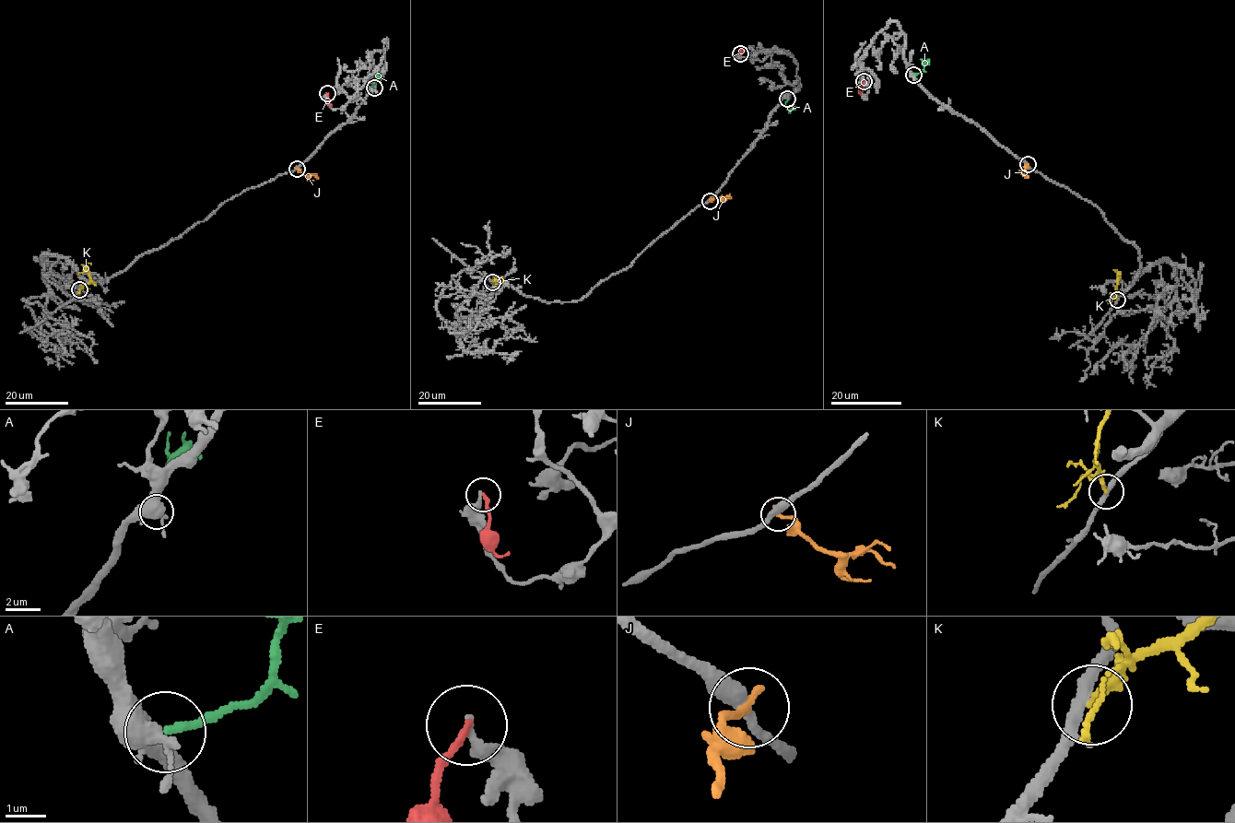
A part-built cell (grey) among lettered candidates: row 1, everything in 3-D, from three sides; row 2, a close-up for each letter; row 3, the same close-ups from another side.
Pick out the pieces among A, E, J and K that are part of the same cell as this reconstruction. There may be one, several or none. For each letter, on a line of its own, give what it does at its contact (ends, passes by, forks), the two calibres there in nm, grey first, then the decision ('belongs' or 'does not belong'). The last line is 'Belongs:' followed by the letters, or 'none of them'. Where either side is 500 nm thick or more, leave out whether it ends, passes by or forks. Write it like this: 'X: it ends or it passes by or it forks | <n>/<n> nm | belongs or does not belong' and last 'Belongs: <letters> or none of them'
A: it ends | 440/180 nm | belongs
E: it ends | 280/170 nm | does not belong
J: it ends | 380/200 nm | does not belong
K: it ends | 240/240 nm | does not belong
Belongs: A

